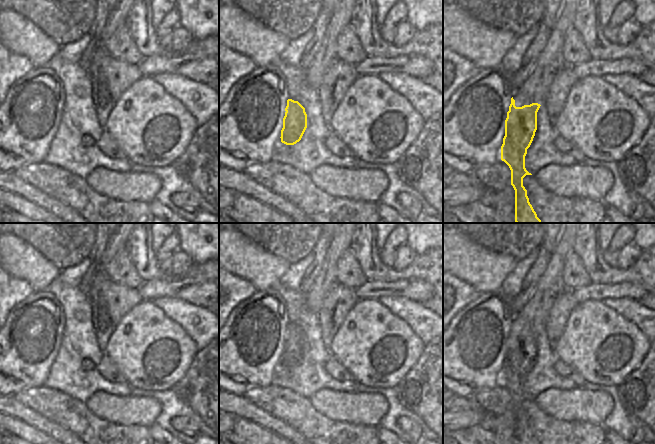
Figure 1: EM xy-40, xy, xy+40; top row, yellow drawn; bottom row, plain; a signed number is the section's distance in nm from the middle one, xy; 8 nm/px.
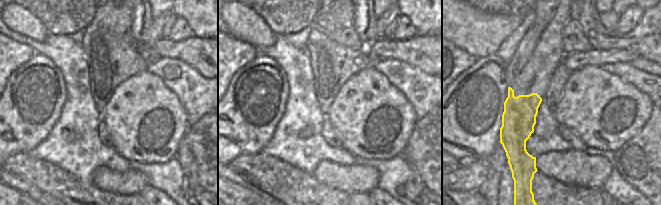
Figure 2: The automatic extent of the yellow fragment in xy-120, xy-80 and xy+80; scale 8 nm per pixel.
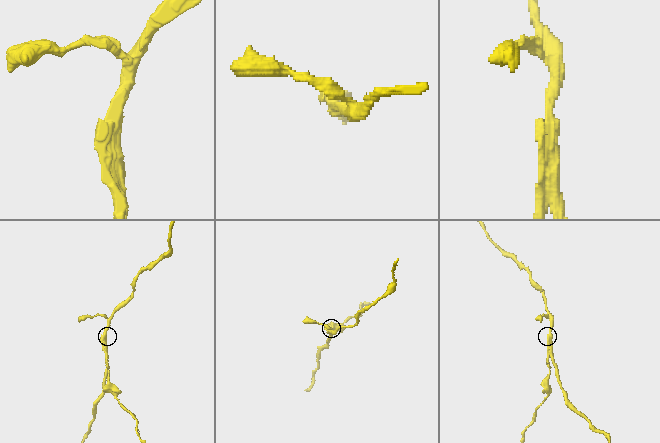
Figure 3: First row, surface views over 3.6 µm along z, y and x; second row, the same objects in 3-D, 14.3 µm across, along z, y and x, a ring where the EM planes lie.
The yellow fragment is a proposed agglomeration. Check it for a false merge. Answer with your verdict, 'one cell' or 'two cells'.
two cells

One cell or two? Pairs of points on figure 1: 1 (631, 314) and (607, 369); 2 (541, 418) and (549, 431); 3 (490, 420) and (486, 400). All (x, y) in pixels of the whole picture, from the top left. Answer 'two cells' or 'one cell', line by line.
1: two cells
2: one cell
3: two cells

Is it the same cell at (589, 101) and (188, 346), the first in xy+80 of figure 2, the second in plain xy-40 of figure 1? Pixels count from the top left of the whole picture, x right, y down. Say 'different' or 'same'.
same

